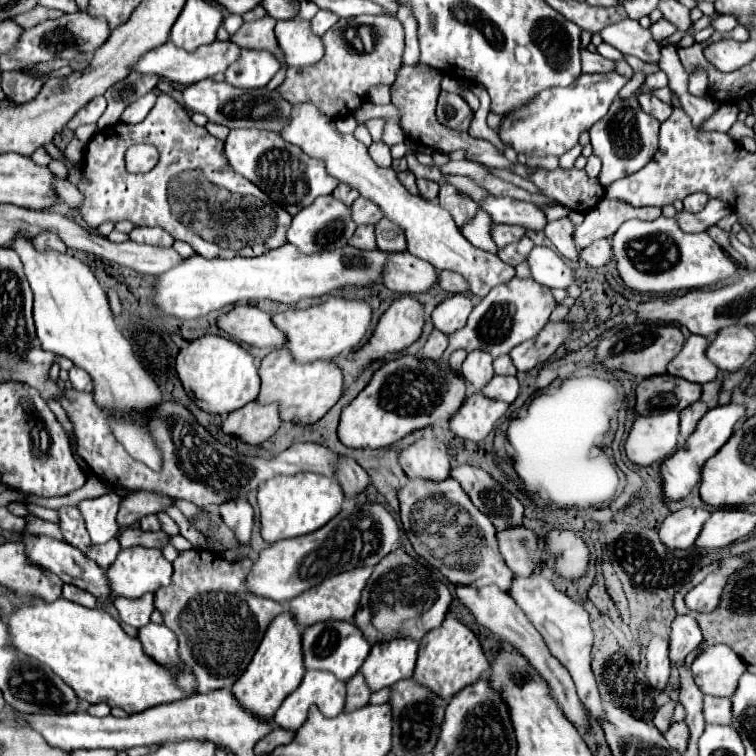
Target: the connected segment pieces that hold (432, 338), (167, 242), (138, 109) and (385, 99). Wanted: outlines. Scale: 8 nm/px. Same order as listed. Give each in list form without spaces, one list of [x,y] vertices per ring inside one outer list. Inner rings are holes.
[[[433,330],[429,334],[427,344],[423,346],[421,358],[425,358],[425,360],[437,360],[437,358],[443,356],[443,352],[447,350],[447,346],[449,346],[449,336],[443,334],[441,330]]]
[[[133,228],[129,238],[133,242],[141,242],[141,244],[151,244],[151,246],[161,246],[161,248],[171,248],[173,246],[173,236],[169,232],[165,232],[163,228]]]
[[[149,92],[149,94],[143,96],[141,100],[129,104],[129,108],[125,108],[125,112],[121,114],[121,122],[137,124],[137,122],[145,120],[145,116],[149,114],[149,110],[155,106],[155,100],[157,100],[157,96],[155,96],[153,92]]]
[[[379,86],[379,88],[373,88],[367,95],[368,100],[375,102],[375,104],[389,104],[389,86]]]

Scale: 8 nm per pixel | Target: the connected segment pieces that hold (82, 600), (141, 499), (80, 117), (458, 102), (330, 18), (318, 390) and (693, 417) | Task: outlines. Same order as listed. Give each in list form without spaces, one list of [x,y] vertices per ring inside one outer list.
[[[65,584],[61,596],[63,596],[65,600],[71,600],[71,602],[81,604],[81,606],[85,606],[85,608],[95,608],[95,606],[97,606],[97,600],[93,600],[93,596],[91,596],[89,592],[85,592],[85,590],[81,590],[81,588],[73,586],[73,584]]]
[[[131,492],[121,502],[121,508],[119,508],[119,514],[117,514],[117,522],[119,522],[121,528],[133,526],[143,516],[165,512],[171,506],[175,506],[173,498],[165,498],[165,496],[153,494],[153,492]]]
[[[97,96],[97,98],[93,98],[89,104],[85,104],[85,108],[81,108],[81,112],[77,112],[71,120],[69,120],[69,124],[67,124],[67,128],[69,130],[75,130],[77,126],[81,126],[81,124],[97,124],[97,120],[101,118],[101,114],[105,112],[105,98],[103,96]]]
[[[441,92],[437,102],[437,118],[443,126],[453,128],[457,132],[467,132],[473,120],[473,110],[461,96],[451,92]]]
[[[319,10],[319,12],[313,16],[313,20],[311,20],[311,30],[313,30],[313,34],[323,36],[337,20],[339,20],[339,18],[337,18],[333,12]]]
[[[279,348],[267,354],[259,366],[259,376],[261,392],[257,402],[261,404],[281,402],[279,410],[283,422],[293,424],[315,424],[327,414],[331,406],[339,402],[345,390],[343,370],[333,360],[313,360],[307,364],[297,364],[293,362],[293,354],[287,348]]]
[[[701,400],[681,410],[681,442],[685,442],[691,436],[691,432],[697,428],[705,412],[707,412],[707,406]]]

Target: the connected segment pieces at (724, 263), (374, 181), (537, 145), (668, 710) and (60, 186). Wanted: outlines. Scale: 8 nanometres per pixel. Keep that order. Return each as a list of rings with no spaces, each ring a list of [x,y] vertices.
[[[659,216],[657,220],[643,222],[643,220],[629,220],[625,222],[613,236],[613,254],[617,262],[619,276],[623,282],[639,292],[671,292],[671,290],[693,290],[703,288],[715,282],[721,282],[735,274],[735,264],[723,252],[723,248],[709,238],[707,232],[701,234],[685,234],[673,218]]]
[[[295,104],[293,112],[289,114],[289,122],[279,134],[283,136],[283,140],[299,146],[305,154],[325,162],[325,170],[329,176],[337,178],[343,184],[349,184],[349,188],[357,190],[361,198],[377,204],[385,218],[399,224],[405,232],[409,254],[421,260],[427,260],[437,270],[445,268],[445,270],[461,274],[467,280],[469,292],[475,298],[485,298],[489,294],[489,286],[507,284],[515,276],[513,266],[501,262],[495,254],[475,248],[461,234],[457,224],[453,224],[453,218],[449,216],[449,212],[445,212],[437,202],[431,202],[407,192],[407,188],[399,182],[393,168],[377,166],[371,160],[367,146],[355,140],[355,136],[341,134],[335,128],[335,120],[325,116],[319,108],[313,108],[313,104]]]
[[[607,72],[607,74],[581,74],[571,86],[565,88],[549,88],[539,92],[529,104],[523,104],[521,108],[515,108],[515,112],[507,114],[499,126],[499,138],[503,144],[511,146],[517,154],[525,154],[527,158],[545,158],[545,156],[561,156],[567,150],[571,150],[579,142],[579,134],[589,130],[597,120],[601,120],[619,90],[627,84],[627,78],[617,74],[617,72]]]
[[[669,702],[669,704],[665,704],[665,706],[661,706],[661,708],[657,710],[657,714],[655,714],[655,718],[653,718],[653,724],[657,726],[659,732],[667,732],[667,728],[669,728],[669,724],[671,724],[673,708],[675,708],[675,704]]]
[[[55,176],[55,182],[53,182],[53,188],[55,188],[55,192],[57,192],[57,196],[65,202],[65,204],[69,204],[69,208],[77,208],[77,204],[81,202],[81,192],[71,184],[71,182],[67,182],[67,180],[63,180],[63,178],[59,178],[59,176]]]

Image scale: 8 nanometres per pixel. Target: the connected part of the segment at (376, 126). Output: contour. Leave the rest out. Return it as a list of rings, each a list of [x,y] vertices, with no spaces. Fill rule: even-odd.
[[[367,120],[365,122],[365,126],[367,126],[367,130],[371,132],[371,136],[373,136],[373,142],[382,141],[382,134],[383,134],[383,126],[385,127],[385,122],[383,120]],[[382,130],[382,132],[381,132]]]

